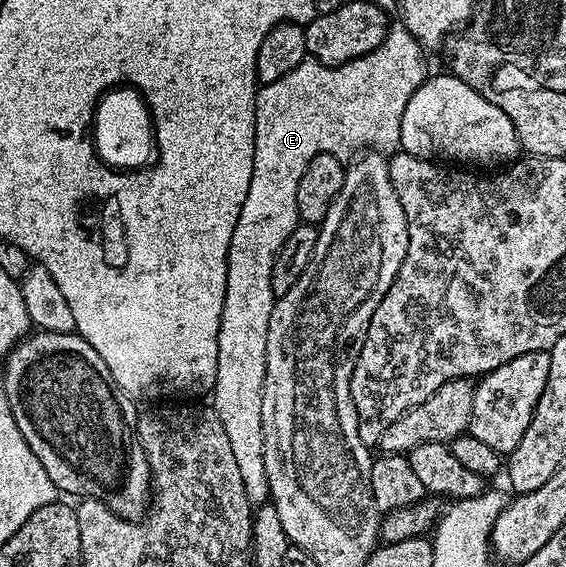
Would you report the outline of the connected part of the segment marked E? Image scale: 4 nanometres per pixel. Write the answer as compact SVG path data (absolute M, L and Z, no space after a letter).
M396 23L389 28L384 37L384 41L374 51L362 55L353 61L347 61L345 65L324 65L315 59L306 59L294 67L282 79L274 79L274 83L260 85L256 91L256 130L254 131L254 175L250 175L250 191L246 191L246 203L242 203L242 215L238 215L238 227L234 227L234 239L230 239L230 251L228 252L228 270L226 271L226 299L222 307L222 319L220 320L220 330L218 331L218 371L214 382L214 393L216 389L216 401L214 408L216 414L222 419L226 427L226 435L230 435L230 447L234 450L234 459L238 462L238 472L242 474L242 483L246 487L246 499L251 501L253 506L259 507L269 500L268 480L266 479L266 455L264 454L264 432L262 431L262 391L264 390L264 376L266 375L266 335L268 334L268 324L272 314L272 306L276 303L276 292L272 290L272 272L274 271L274 259L278 251L286 243L286 239L296 230L298 218L298 179L302 179L302 171L314 159L314 155L319 153L336 153L338 147L335 141L357 141L368 151L376 150L385 155L391 154L399 146L400 132L402 131L402 111L406 111L406 103L414 91L426 80L424 73L425 50L416 42L414 35L409 29L405 29L403 24Z

